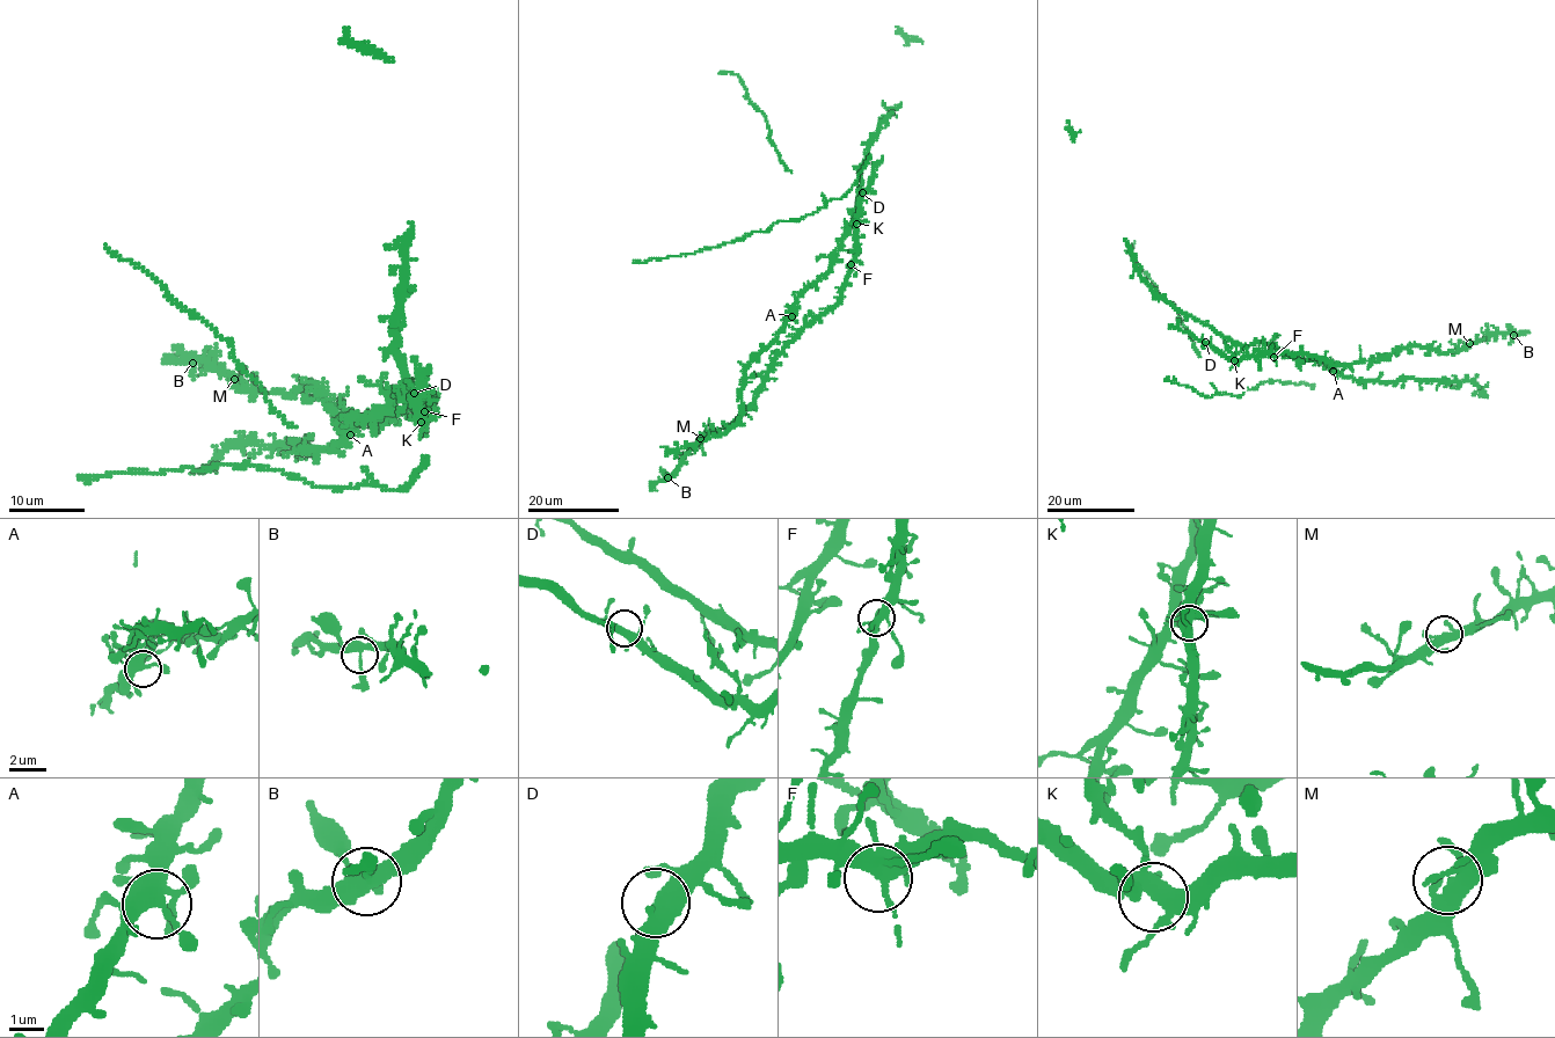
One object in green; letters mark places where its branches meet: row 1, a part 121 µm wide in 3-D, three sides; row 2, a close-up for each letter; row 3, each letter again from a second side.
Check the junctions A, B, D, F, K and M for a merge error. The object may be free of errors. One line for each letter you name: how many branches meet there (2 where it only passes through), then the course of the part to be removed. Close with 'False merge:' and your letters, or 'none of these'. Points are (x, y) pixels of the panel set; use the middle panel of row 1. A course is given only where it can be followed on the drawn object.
False merge: none of these

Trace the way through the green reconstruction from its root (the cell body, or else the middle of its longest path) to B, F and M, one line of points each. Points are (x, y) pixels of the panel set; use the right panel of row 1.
B: (1233, 357), (1308, 352), (1334, 365), (1357, 364), (1387, 357), (1410, 346), (1452, 352), (1497, 334), (1513, 335)
F: (1233, 357), (1274, 356)
M: (1233, 357), (1308, 352), (1334, 365), (1357, 364), (1387, 357), (1410, 346), (1425, 345), (1447, 352), (1469, 343)

